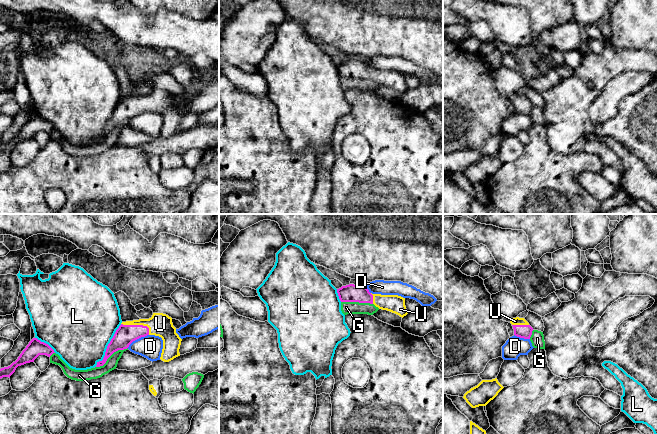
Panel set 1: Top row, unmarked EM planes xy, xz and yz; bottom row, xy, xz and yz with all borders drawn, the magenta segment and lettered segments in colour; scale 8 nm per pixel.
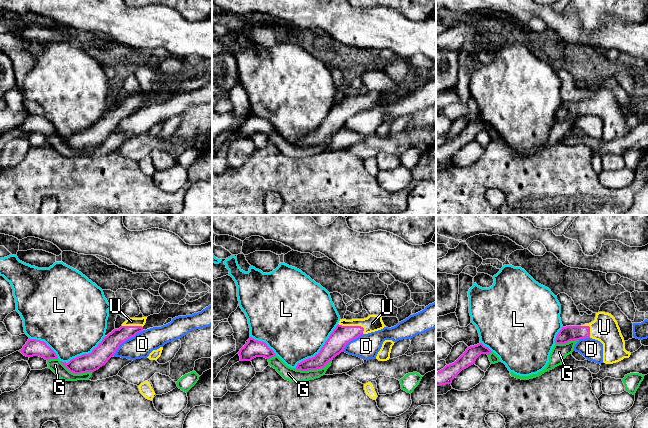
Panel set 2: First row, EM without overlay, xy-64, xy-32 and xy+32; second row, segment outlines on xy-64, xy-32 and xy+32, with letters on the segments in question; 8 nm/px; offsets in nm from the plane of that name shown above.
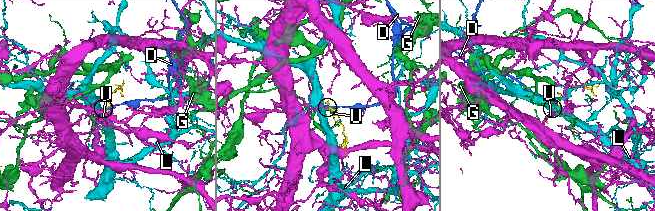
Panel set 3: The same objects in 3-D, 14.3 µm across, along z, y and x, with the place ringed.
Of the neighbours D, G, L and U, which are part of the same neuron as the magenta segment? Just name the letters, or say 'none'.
U

